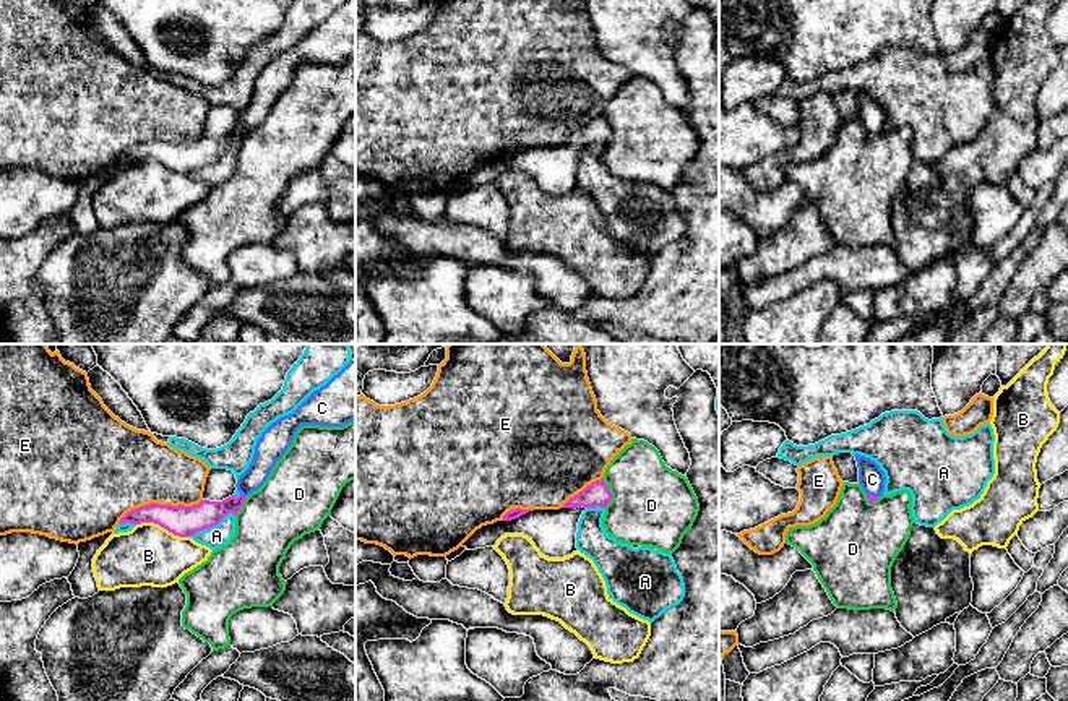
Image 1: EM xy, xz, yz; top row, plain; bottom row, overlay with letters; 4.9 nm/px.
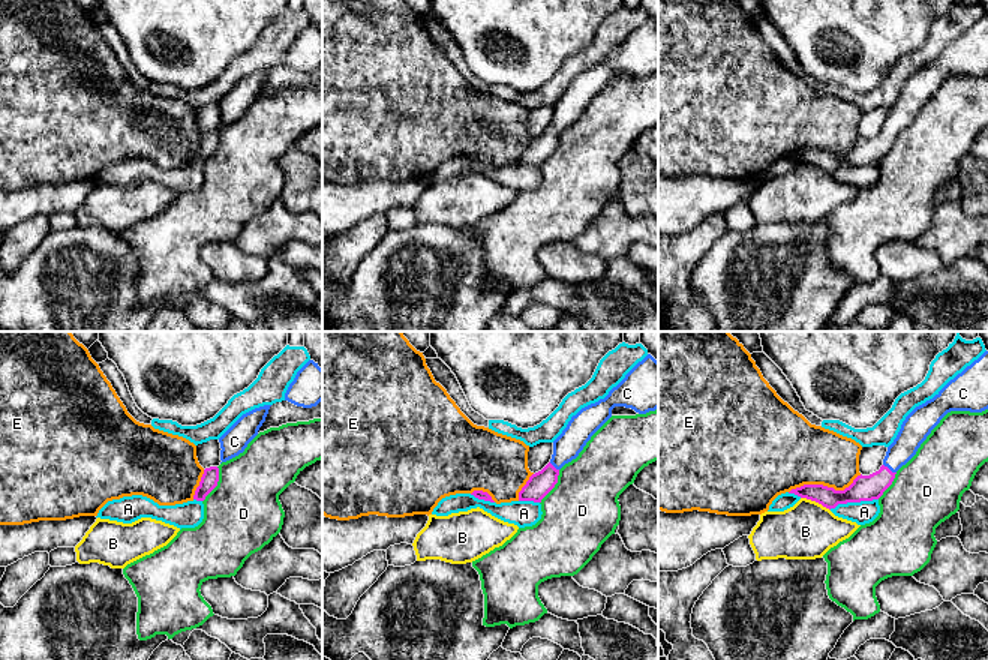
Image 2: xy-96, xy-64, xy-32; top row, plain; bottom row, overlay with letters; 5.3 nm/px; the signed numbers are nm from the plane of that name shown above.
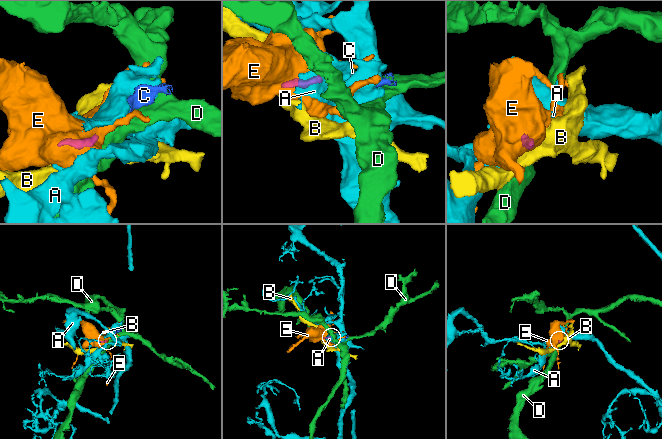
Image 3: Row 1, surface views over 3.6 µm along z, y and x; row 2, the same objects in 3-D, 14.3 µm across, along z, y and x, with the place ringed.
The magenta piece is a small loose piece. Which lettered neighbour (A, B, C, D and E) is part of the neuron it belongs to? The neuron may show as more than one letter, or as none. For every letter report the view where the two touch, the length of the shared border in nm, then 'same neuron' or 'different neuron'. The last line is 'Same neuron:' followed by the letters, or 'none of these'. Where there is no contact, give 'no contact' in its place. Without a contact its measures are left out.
A: xy | 260 nm | different neuron
B: xy | 280 nm | different neuron
C: xy | 40 nm | same neuron
D: xz | 150 nm | different neuron
E: xy | 440 nm | different neuron
Same neuron: C

